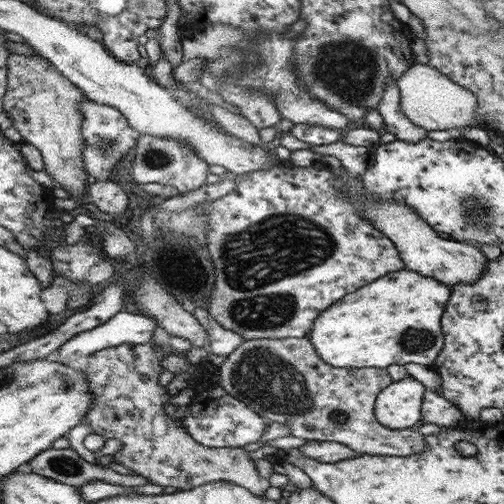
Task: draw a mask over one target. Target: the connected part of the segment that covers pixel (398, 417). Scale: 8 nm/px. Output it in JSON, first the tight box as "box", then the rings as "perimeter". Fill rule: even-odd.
{"box":[374,377,427,429],"perimeter":[[[414,377],[402,378],[402,380],[398,382],[394,380],[376,397],[374,406],[376,418],[379,419],[384,426],[391,429],[417,428],[422,423],[422,406],[427,391],[427,386],[424,386],[424,383],[421,383]]]}

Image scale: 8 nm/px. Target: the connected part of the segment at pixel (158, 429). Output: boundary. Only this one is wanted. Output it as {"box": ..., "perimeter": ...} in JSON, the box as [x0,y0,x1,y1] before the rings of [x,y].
{"box":[82,343,271,497],"perimeter":[[[150,343],[113,346],[95,352],[90,362],[85,374],[94,389],[94,401],[82,421],[105,440],[120,440],[122,446],[114,454],[115,462],[144,476],[150,483],[164,487],[190,490],[207,483],[226,481],[265,497],[271,483],[268,478],[258,475],[254,461],[244,447],[204,446],[188,434],[180,419],[172,420],[168,416],[164,408],[173,396],[166,386],[158,384],[162,363]]]}

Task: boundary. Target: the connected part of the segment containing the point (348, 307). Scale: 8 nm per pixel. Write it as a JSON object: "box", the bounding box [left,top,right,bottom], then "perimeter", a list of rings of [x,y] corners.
{"box":[308,268,451,369],"perimeter":[[[406,268],[388,273],[378,281],[364,285],[355,293],[347,294],[335,302],[320,318],[316,319],[316,326],[312,327],[308,338],[312,341],[320,358],[331,366],[340,368],[375,367],[388,369],[392,364],[420,364],[432,366],[435,359],[443,350],[446,340],[442,320],[451,298],[451,287],[435,278],[418,274]]]}

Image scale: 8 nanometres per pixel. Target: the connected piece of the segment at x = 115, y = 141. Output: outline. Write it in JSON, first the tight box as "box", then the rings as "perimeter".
{"box":[81,99,140,181],"perimeter":[[[90,99],[84,101],[84,104],[81,106],[83,106],[85,120],[82,125],[82,133],[84,140],[86,140],[83,150],[86,170],[88,174],[97,178],[98,181],[111,180],[110,175],[112,174],[112,170],[116,168],[116,164],[118,164],[130,150],[136,147],[140,132],[132,128],[123,112],[116,110],[115,107],[96,104]]]}

